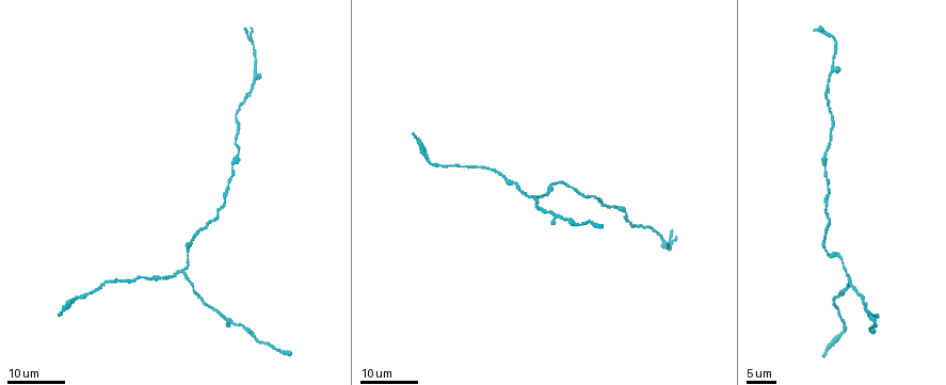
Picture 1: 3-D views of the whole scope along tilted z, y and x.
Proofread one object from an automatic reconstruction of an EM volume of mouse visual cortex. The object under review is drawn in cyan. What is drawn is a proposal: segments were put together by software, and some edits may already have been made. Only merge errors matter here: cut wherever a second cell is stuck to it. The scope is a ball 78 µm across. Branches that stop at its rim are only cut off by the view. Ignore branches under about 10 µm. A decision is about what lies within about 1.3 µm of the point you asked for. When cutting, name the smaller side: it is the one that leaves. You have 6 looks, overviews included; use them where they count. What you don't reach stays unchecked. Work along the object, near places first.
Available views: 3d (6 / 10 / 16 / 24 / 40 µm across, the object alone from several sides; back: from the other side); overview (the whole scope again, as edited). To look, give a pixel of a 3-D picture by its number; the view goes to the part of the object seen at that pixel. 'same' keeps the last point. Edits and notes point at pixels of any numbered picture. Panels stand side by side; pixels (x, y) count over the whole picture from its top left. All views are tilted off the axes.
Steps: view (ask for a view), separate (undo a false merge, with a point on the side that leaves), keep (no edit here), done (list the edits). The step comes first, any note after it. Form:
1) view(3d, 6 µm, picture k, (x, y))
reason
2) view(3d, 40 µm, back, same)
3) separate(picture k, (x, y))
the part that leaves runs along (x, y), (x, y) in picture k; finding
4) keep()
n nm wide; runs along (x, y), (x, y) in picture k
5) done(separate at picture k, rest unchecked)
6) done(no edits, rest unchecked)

view(3d, 24 µm, picture 1, (862, 299))
narrows sharply

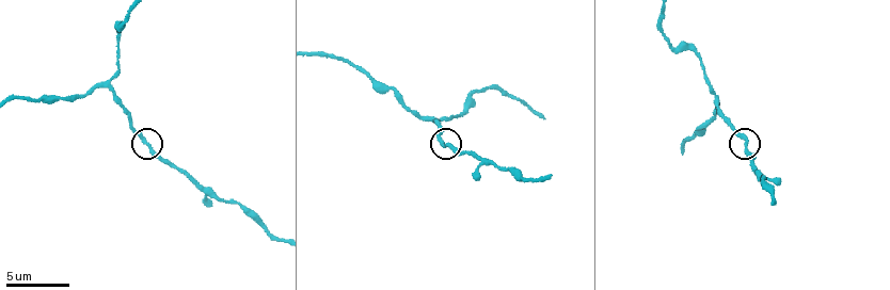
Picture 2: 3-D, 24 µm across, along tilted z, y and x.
view(3d, 10 µm, picture 2, (747, 144))

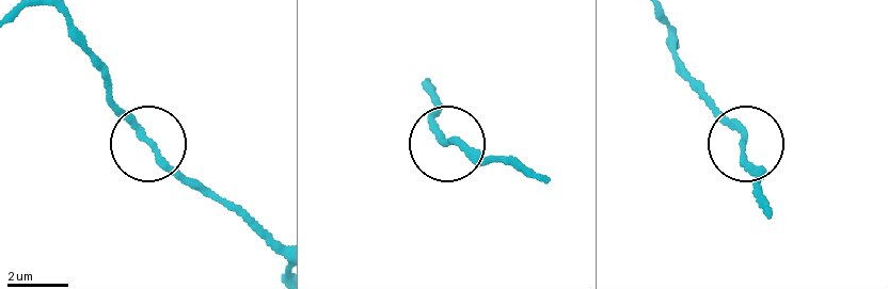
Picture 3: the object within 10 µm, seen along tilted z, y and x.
keep()
180 nm wide; runs along (422, 82), (434, 97), (433, 129), (482, 157) in picture 3; continuous, no second cell

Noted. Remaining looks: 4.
view(3d, 24 µm, picture 1, (825, 166))

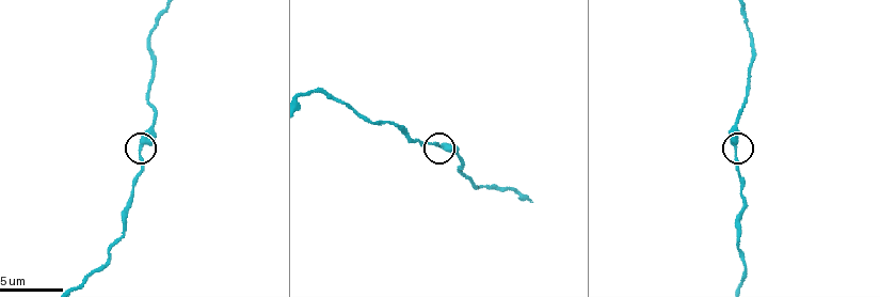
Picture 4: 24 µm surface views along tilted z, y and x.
view(3d, 10 µm, picture 4, (140, 148))

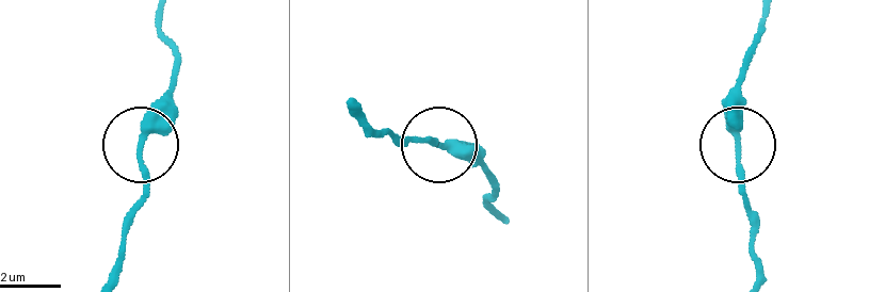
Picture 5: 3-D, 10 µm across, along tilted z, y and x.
keep()
runs along (356, 115), (393, 138), (427, 138), (489, 167) in picture 5; all the same cell

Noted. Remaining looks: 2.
view(3d, 6 µm, picture 4, (303, 94))
sudden change in width

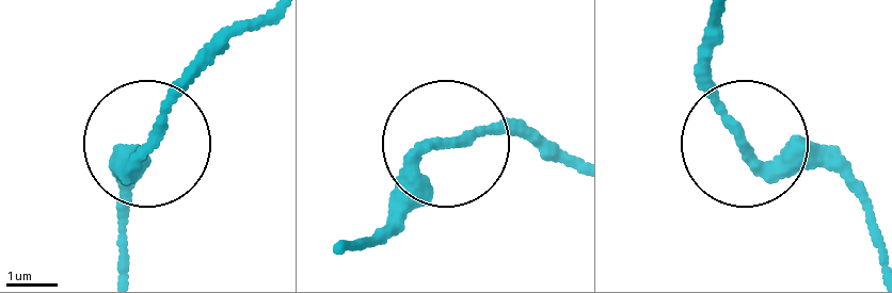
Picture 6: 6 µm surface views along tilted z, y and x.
keep()
190 nm wide; runs along (717, 15), (706, 60), (732, 134), (850, 176) in picture 6; one cell here

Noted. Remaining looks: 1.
done(no edits, rest unchecked)

